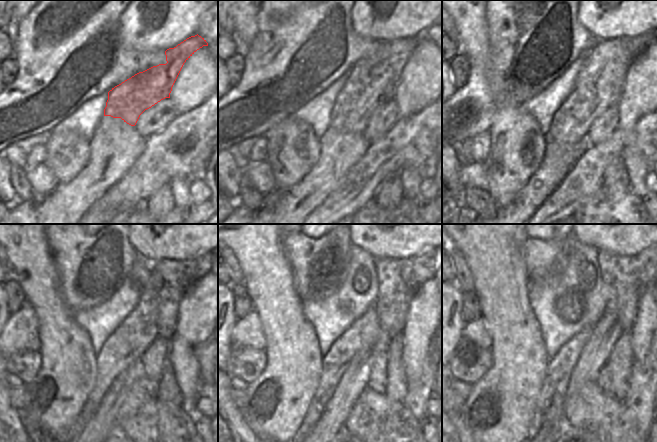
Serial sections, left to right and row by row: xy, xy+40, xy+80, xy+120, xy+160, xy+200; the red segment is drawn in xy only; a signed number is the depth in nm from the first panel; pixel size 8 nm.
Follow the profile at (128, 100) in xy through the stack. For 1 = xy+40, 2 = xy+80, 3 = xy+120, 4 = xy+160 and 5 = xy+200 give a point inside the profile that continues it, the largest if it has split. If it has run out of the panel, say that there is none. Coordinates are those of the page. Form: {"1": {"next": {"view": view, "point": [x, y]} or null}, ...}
{"1": {"next": {"view": "xy+40", "point": [365, 90]}}, "2": {"next": {"view": "xy+80", "point": [594, 92]}}, "3": {"next": {"view": "xy+120", "point": [127, 343]}}, "4": {"next": {"view": "xy+160", "point": [356, 343]}}, "5": {"next": {"view": "xy+200", "point": [548, 420]}}}

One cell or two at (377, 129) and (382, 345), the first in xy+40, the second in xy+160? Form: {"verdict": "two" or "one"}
{"verdict": "two"}

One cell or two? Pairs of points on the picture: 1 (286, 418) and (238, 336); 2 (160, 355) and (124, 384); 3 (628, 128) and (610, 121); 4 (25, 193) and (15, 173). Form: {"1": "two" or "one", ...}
{"1": "two", "2": "two", "3": "two", "4": "one"}

